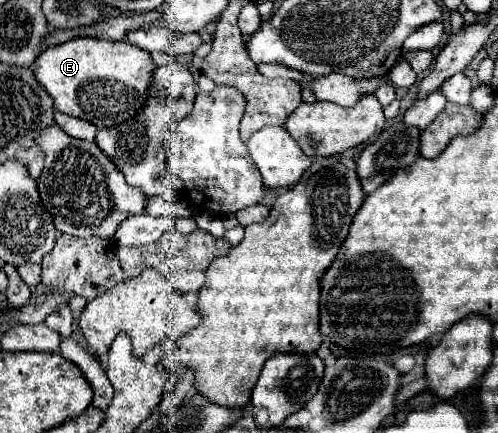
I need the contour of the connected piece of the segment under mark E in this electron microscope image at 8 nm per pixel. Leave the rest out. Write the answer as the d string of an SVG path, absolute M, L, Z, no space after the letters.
M74 38L46 48L32 64L36 80L54 100L54 108L88 120L96 128L110 128L128 120L142 108L154 62L146 50L126 42L108 42L98 38Z

